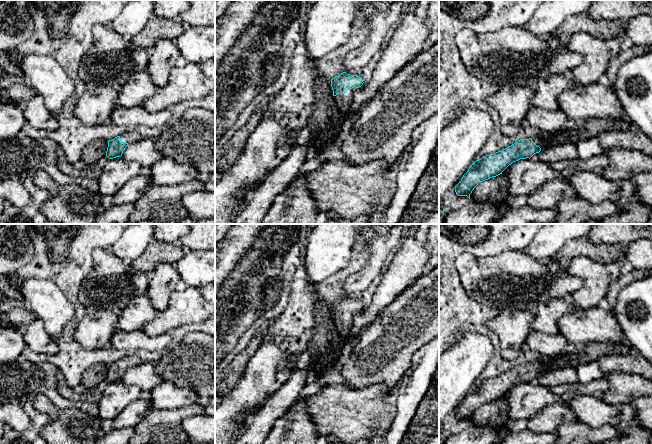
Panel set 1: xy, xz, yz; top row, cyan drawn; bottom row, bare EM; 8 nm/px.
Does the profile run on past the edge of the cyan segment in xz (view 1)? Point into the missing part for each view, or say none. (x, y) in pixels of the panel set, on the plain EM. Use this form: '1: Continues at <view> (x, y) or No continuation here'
1: Continues at xz (343, 325)

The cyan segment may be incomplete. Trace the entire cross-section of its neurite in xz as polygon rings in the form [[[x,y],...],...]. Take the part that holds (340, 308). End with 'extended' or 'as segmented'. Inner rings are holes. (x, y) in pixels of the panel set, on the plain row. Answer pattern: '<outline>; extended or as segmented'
[[[341,297],[331,303],[331,311],[336,329],[340,339],[350,339],[350,329],[353,323],[354,316],[363,309],[361,301],[356,299]]]; extended

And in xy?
[[[136,355],[125,356],[108,366],[106,380],[109,383],[121,381],[123,375],[130,367],[136,366],[140,363],[141,360]]]; extended

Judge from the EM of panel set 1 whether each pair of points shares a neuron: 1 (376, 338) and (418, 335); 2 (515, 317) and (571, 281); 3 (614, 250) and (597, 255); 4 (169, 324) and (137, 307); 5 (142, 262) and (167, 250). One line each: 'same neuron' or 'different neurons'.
1: same neuron
2: different neurons
3: same neuron
4: different neurons
5: same neuron

